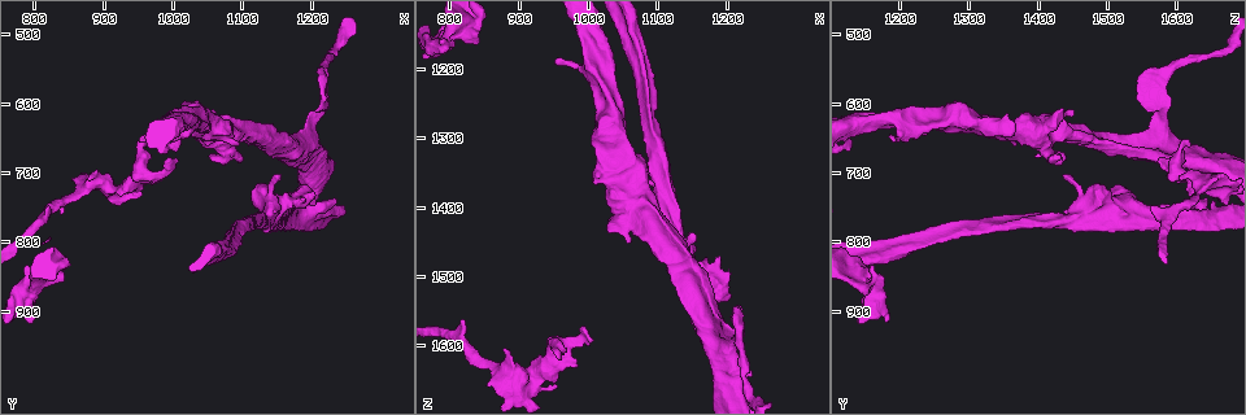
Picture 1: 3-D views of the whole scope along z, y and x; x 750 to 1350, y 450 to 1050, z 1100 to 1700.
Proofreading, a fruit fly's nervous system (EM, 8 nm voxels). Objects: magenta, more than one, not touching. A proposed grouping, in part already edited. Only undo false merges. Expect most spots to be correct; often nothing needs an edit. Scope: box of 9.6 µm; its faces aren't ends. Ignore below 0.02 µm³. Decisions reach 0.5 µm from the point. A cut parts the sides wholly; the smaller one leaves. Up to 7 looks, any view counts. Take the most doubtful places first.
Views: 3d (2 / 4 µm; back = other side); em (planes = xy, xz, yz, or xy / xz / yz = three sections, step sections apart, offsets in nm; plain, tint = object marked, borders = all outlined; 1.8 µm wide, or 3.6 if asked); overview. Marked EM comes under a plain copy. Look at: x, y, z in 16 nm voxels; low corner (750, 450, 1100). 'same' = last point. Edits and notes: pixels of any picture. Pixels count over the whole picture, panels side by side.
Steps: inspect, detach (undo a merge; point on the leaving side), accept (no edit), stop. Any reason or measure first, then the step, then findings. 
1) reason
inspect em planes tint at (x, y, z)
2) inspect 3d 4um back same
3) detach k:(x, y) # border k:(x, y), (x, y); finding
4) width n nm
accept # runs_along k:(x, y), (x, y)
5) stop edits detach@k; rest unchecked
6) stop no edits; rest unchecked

abrupt turn
inspect em planes borders at (1180, 675, 1560)

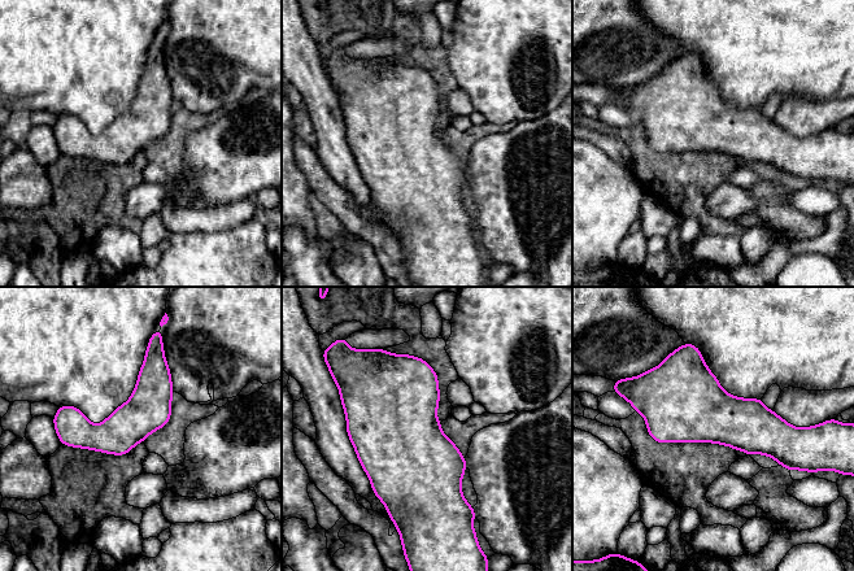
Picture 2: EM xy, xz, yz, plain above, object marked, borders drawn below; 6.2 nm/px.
accept # runs_along 2:(161, 360), (112, 431), (59, 426); all the same cell

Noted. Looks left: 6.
branch point
inspect em planes tint at (795, 870, 1155)

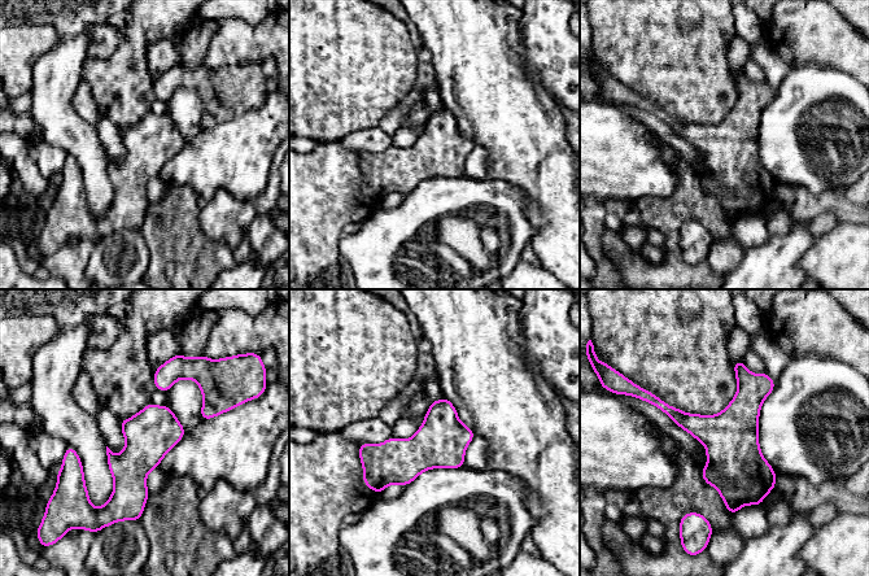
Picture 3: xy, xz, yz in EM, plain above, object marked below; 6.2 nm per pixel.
accept # one cell here

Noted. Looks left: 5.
thick turns thin
inspect 3d 2um at (955, 705, 1600)

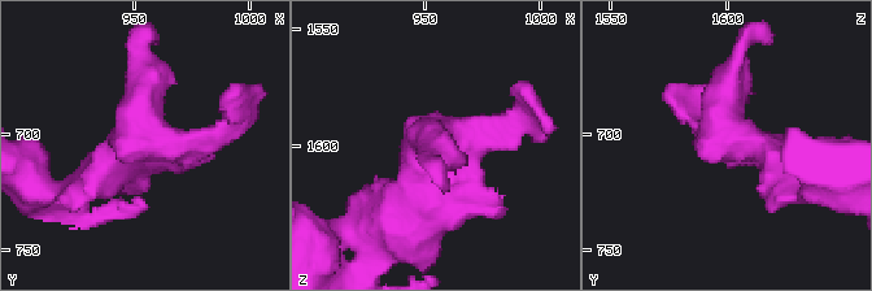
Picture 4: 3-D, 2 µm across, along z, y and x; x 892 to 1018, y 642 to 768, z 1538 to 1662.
shape alone is not enough
inspect em xy step 16 tint at (956, 703, 1602)

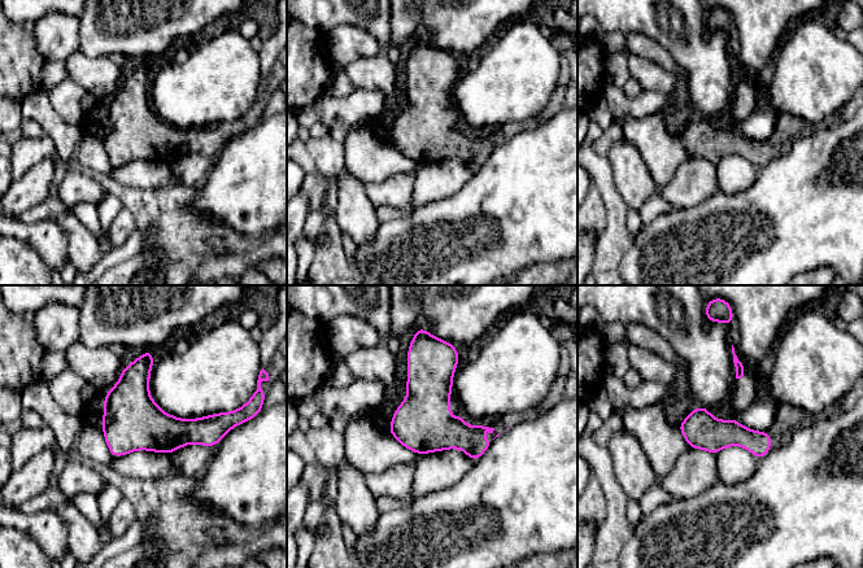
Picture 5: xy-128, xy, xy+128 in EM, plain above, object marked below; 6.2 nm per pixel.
accept # one cell here

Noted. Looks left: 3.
stop no edits; rest unchecked

